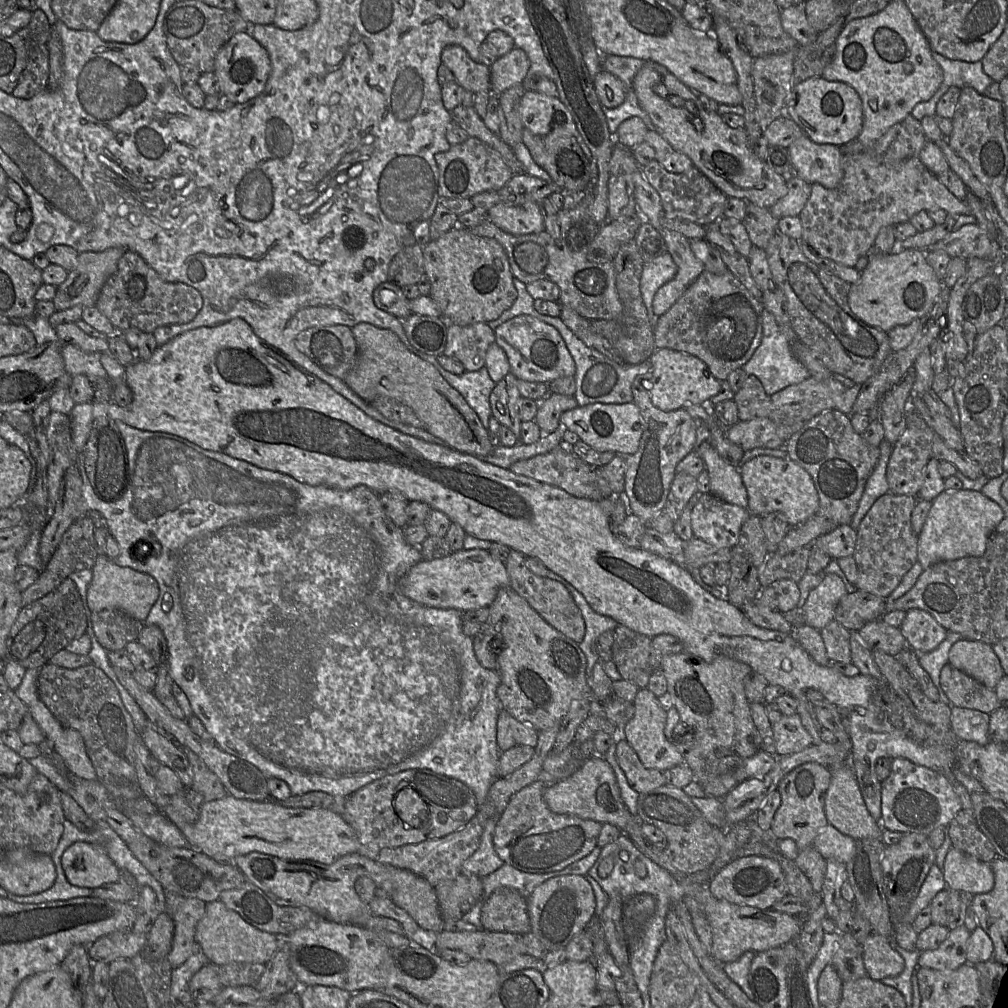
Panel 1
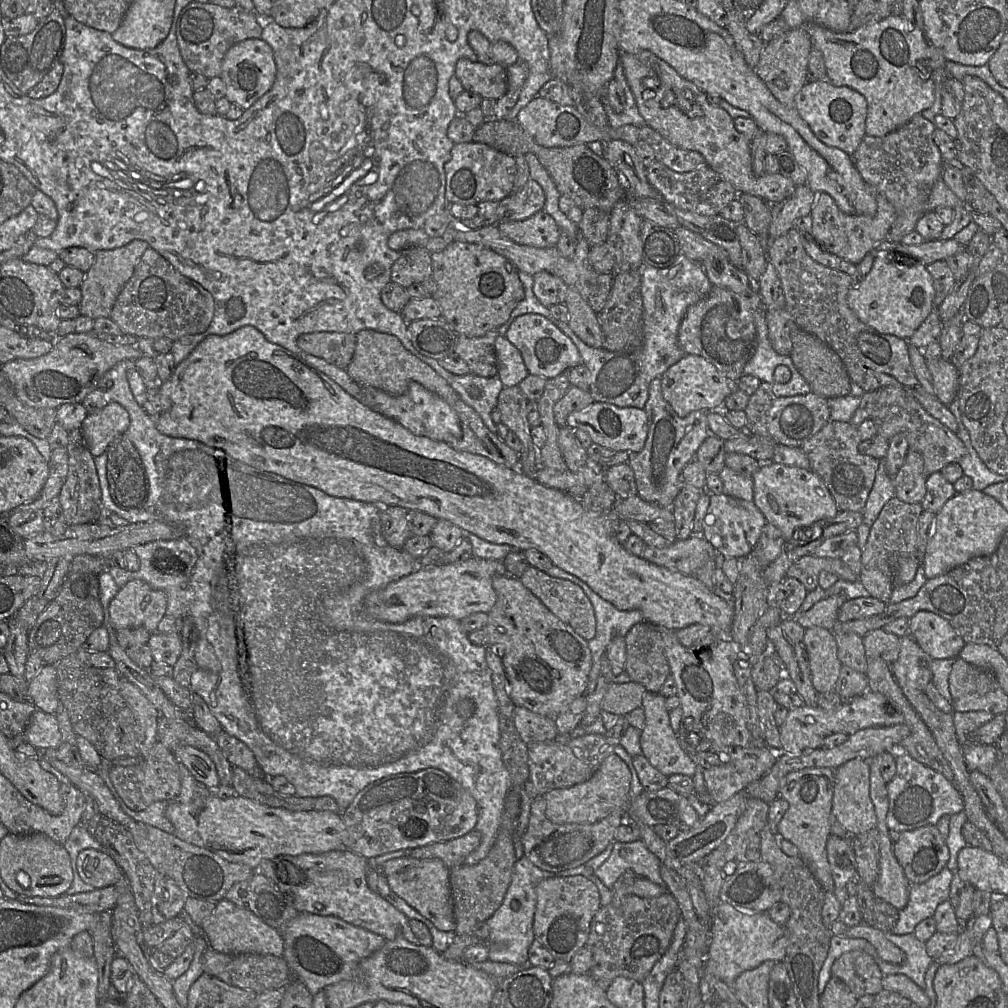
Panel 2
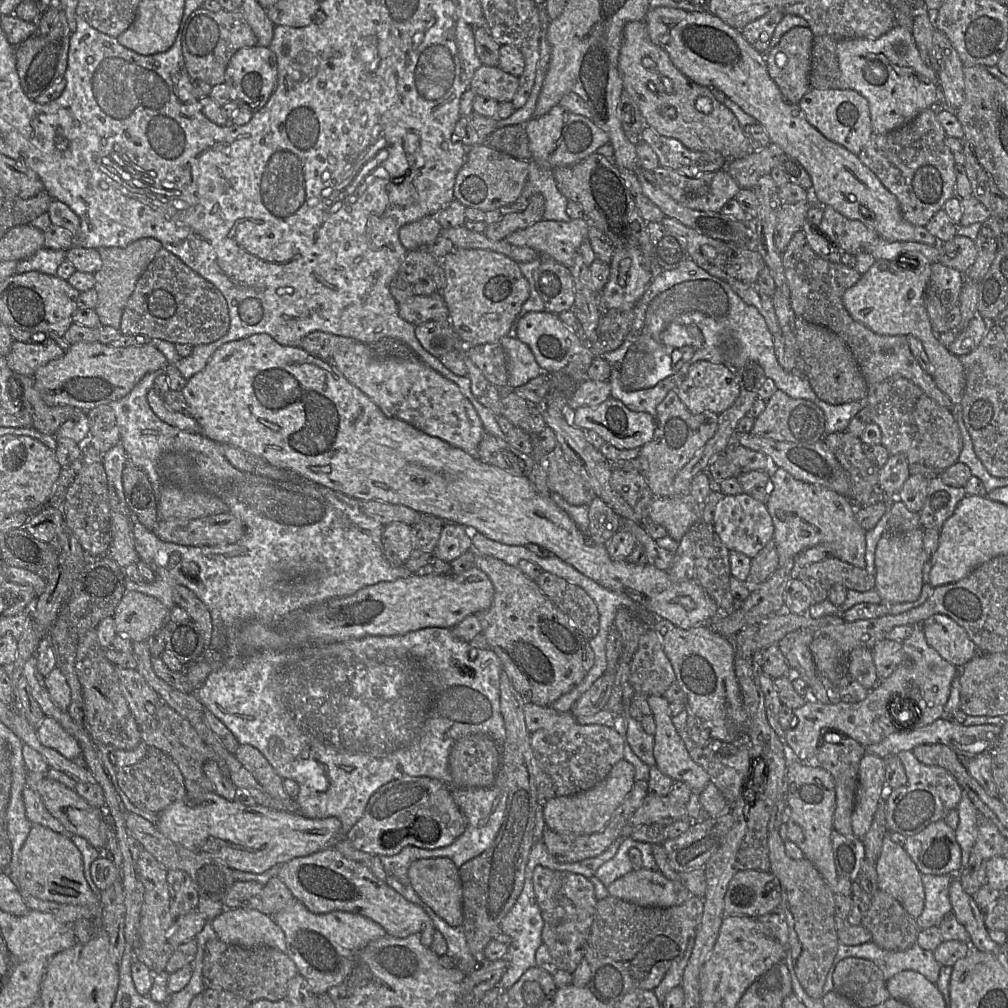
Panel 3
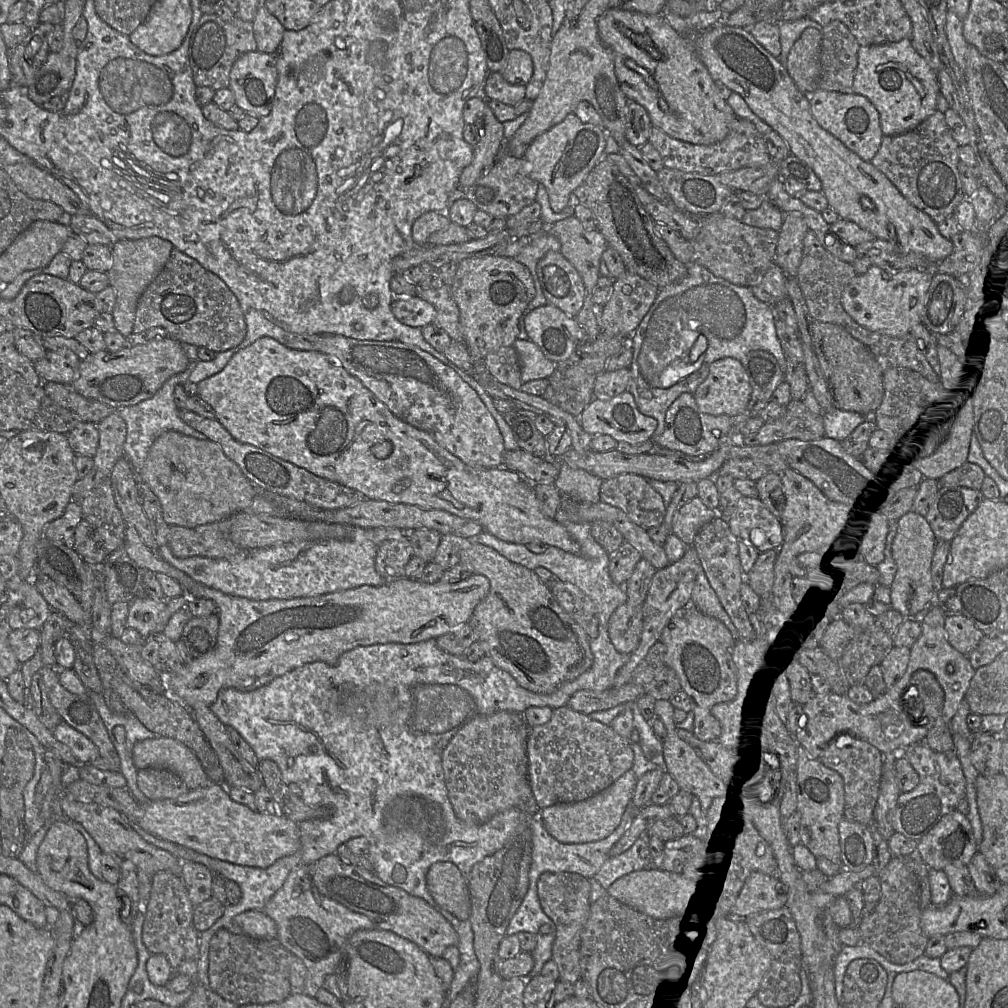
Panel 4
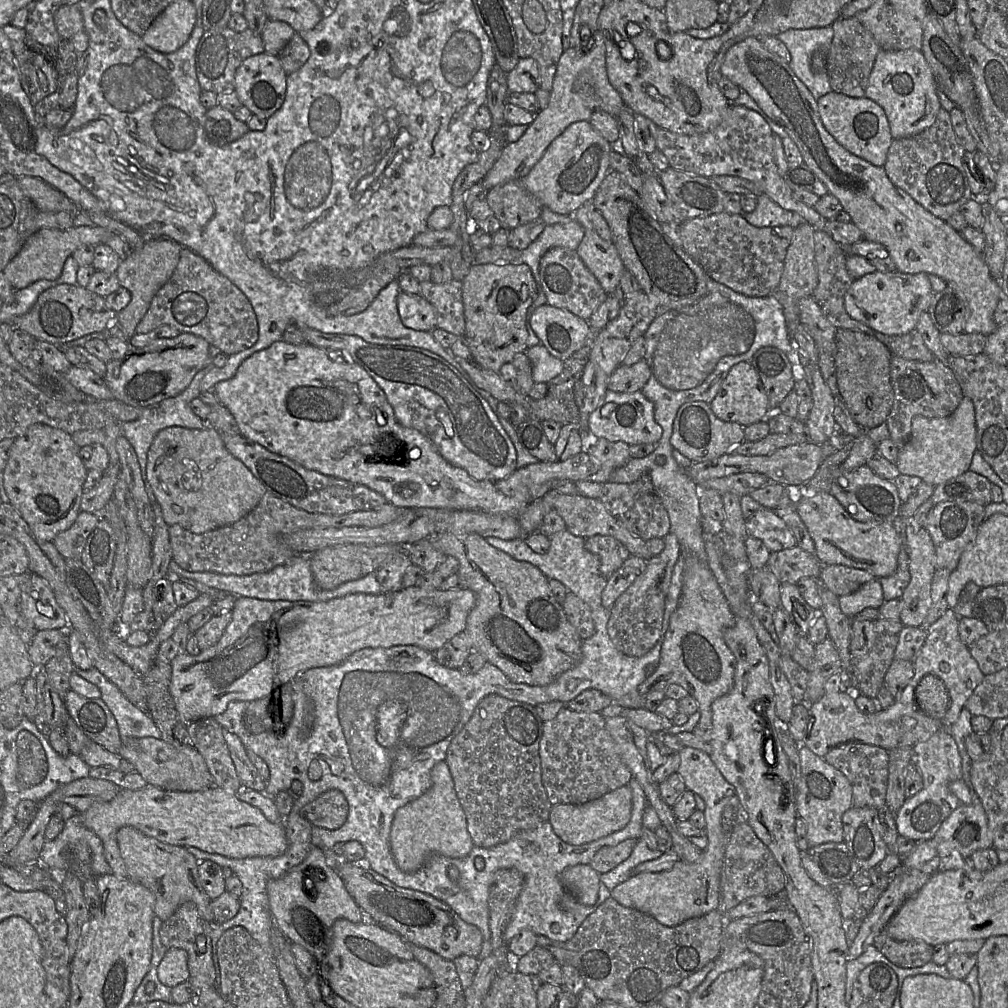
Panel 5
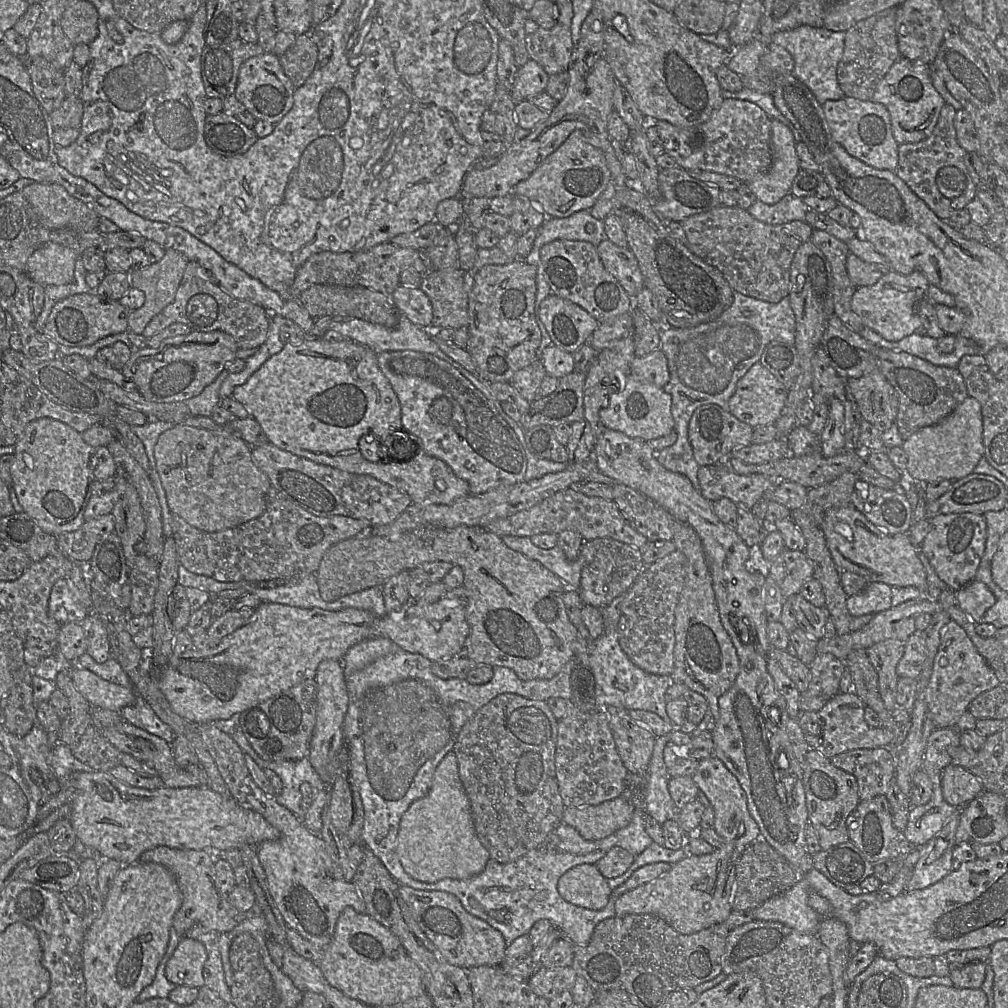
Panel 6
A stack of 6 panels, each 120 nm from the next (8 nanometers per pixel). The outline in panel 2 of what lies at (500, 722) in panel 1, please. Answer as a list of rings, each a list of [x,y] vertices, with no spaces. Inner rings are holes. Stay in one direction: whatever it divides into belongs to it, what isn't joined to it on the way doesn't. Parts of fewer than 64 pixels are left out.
[[[524,707],[515,708],[514,725],[528,745],[554,740],[558,736],[555,718],[536,714]]]

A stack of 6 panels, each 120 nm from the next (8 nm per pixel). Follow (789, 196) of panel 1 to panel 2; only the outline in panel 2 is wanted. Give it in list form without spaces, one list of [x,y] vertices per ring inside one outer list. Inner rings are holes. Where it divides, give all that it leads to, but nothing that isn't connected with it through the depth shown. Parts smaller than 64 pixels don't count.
[[[807,184],[796,186],[794,193],[781,202],[770,204],[771,223],[768,237],[775,239],[793,228],[796,219],[811,213],[815,193]]]

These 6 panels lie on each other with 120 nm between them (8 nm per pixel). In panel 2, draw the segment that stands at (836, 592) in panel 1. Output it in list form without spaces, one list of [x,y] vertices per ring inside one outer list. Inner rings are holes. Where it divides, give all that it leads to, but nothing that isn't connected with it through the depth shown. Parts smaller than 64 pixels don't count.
[[[831,595],[815,603],[809,610],[797,613],[792,618],[804,628],[817,626],[833,630],[838,623],[838,610],[845,601],[846,598],[843,595]]]

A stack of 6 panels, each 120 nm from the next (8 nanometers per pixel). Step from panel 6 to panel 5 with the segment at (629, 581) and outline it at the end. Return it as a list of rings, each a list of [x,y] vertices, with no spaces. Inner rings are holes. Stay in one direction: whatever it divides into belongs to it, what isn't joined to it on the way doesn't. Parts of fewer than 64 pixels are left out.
[[[594,535],[586,538],[585,547],[588,551],[599,556],[600,571],[606,580],[608,580],[631,555],[621,541],[610,535]]]

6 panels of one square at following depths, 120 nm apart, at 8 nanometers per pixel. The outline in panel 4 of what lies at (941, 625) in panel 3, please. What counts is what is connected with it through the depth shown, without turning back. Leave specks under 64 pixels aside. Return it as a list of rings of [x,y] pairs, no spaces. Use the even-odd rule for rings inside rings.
[[[947,615],[945,630],[952,647],[966,656],[975,649],[983,637],[981,630],[971,620],[962,615]]]

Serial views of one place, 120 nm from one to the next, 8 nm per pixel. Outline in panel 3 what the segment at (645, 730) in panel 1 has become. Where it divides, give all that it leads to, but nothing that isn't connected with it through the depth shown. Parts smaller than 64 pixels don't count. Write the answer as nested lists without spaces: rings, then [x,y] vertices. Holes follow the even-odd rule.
[[[663,695],[648,696],[647,701],[652,710],[652,715],[656,724],[653,750],[656,766],[661,772],[672,778],[674,781],[684,782],[692,789],[693,793],[700,794],[711,782],[710,776],[690,757],[690,754],[681,736],[679,735],[679,732],[673,724],[669,701]]]

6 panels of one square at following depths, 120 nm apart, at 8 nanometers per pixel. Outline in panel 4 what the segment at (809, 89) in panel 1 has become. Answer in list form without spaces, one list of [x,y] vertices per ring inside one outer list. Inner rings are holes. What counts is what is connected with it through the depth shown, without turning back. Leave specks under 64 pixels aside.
[[[817,89],[809,94],[810,110],[817,123],[861,159],[871,163],[878,152],[884,134],[880,126],[880,117],[874,105],[864,96],[855,93]]]

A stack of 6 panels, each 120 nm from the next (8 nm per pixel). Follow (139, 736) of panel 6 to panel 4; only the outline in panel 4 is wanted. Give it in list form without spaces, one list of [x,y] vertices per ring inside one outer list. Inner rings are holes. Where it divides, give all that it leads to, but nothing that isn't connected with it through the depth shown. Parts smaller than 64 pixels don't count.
[[[156,736],[137,742],[132,760],[138,770],[159,767],[176,773],[190,790],[210,784],[194,752],[172,738]]]

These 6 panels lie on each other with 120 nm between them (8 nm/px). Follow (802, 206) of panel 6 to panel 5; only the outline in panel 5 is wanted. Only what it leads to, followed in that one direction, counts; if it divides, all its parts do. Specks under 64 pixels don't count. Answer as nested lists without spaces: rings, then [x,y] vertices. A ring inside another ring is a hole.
[[[763,193],[757,197],[755,210],[743,214],[743,216],[755,227],[791,226],[796,228],[804,222],[798,213],[782,208]]]

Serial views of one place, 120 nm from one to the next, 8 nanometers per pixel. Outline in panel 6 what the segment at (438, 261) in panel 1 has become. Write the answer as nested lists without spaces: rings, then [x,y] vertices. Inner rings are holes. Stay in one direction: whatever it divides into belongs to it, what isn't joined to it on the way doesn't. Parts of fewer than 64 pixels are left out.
[[[515,259],[504,265],[486,265],[473,271],[473,284],[468,296],[469,339],[466,350],[477,365],[480,380],[510,383],[515,372],[536,360],[541,343],[541,330],[535,314],[536,273],[536,265],[524,259]]]

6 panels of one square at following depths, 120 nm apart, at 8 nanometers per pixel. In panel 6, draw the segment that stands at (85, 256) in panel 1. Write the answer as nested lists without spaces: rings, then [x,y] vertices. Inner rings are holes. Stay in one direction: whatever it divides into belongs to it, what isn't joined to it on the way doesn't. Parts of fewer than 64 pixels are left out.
[[[166,249],[160,261],[151,263],[144,268],[132,269],[128,272],[131,287],[138,288],[145,293],[143,306],[131,311],[129,314],[129,331],[142,334],[151,319],[173,302],[188,262],[189,260],[183,253],[174,249]]]

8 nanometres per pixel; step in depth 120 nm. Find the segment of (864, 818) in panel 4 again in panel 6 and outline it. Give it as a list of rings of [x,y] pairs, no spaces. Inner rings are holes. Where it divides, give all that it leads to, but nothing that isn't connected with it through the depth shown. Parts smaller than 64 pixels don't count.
[[[888,747],[861,748],[830,758],[857,779],[860,800],[886,795],[895,777],[895,756]]]

